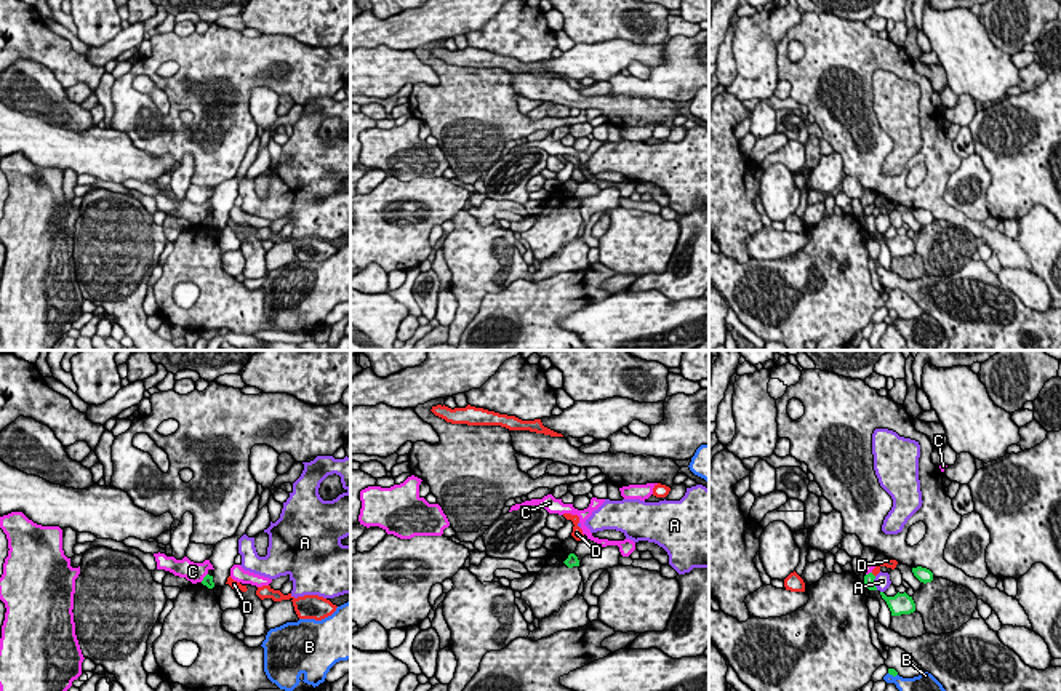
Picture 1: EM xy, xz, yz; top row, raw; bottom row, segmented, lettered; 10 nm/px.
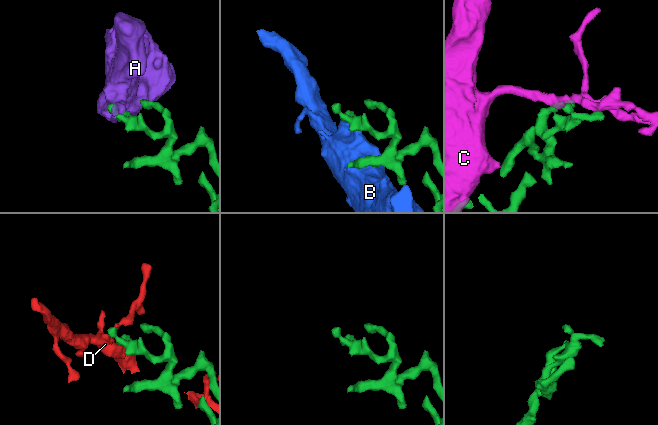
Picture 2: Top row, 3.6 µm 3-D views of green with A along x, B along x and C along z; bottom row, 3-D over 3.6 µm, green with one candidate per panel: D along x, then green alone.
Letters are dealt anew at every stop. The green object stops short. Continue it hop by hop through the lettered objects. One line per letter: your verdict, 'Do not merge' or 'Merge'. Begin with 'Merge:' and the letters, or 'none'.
Merge: none
A: Do not merge
B: Do not merge
C: Do not merge
D: Do not merge

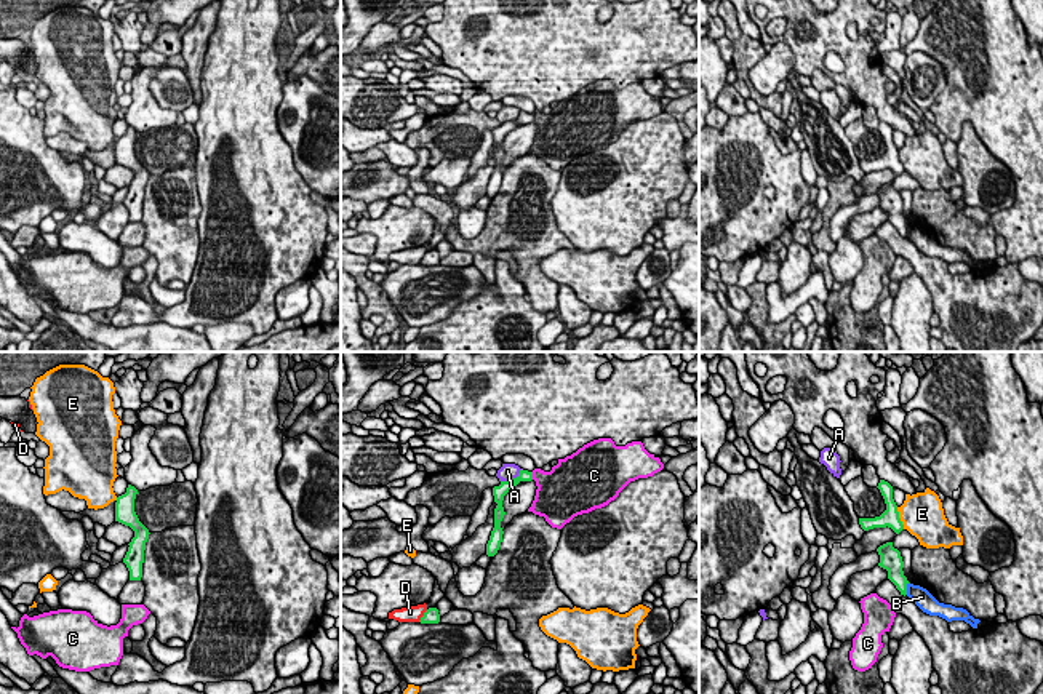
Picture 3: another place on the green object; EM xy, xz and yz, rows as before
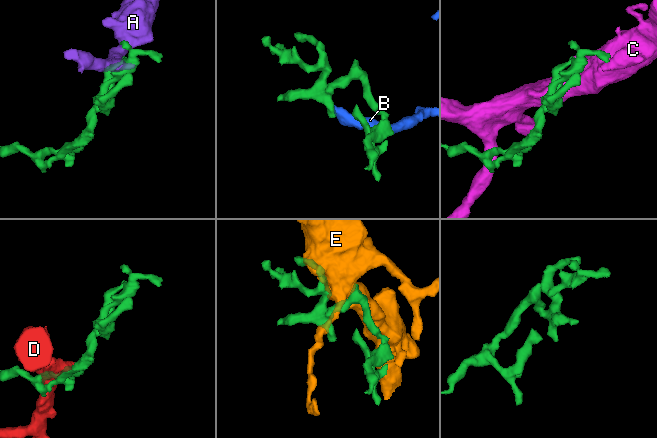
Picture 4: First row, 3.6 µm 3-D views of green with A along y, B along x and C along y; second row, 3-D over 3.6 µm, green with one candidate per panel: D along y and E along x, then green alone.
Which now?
Merge: none
A: Do not merge
B: Do not merge
C: Do not merge
D: Do not merge
E: Do not merge

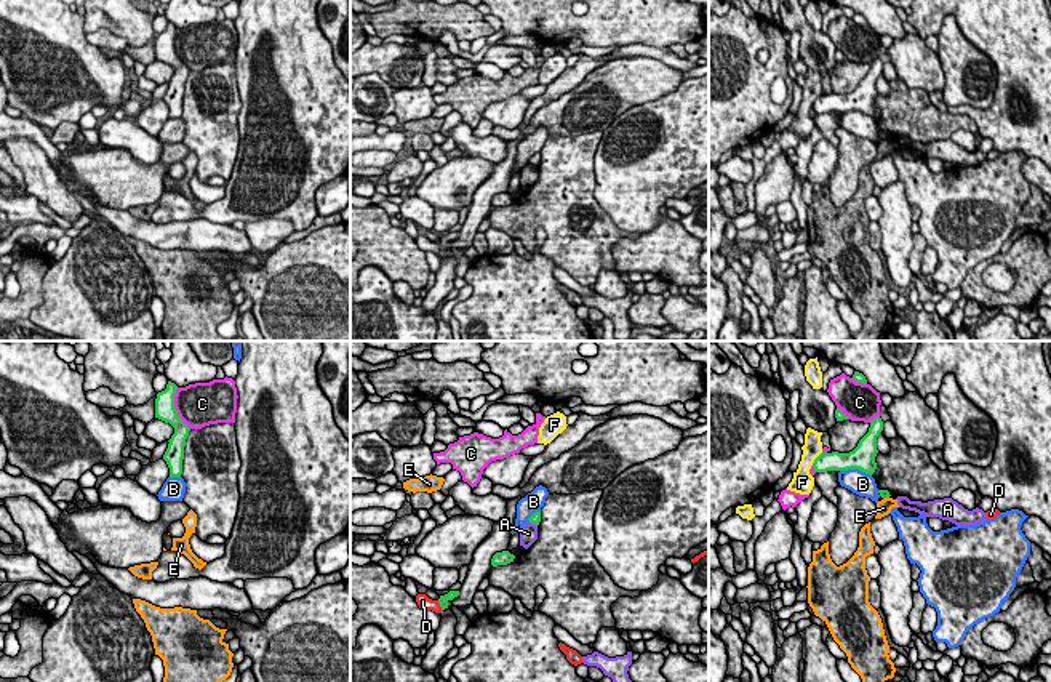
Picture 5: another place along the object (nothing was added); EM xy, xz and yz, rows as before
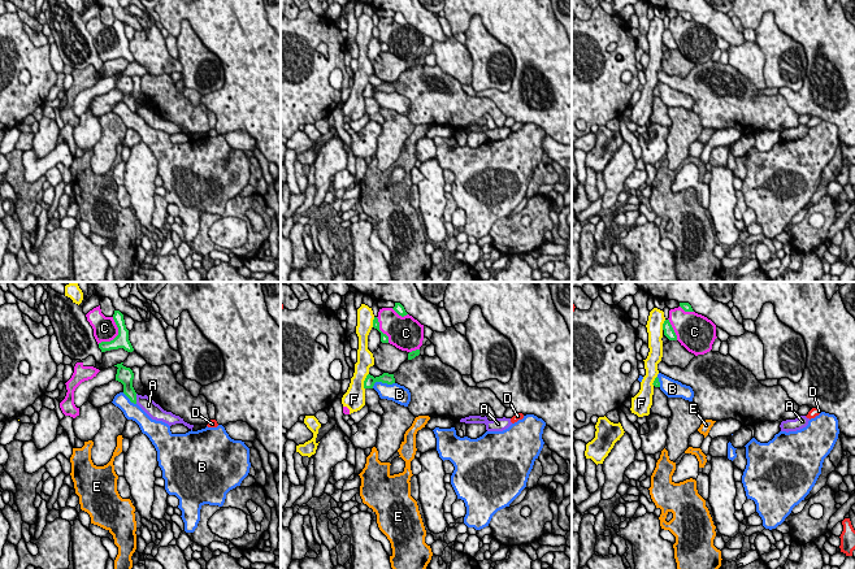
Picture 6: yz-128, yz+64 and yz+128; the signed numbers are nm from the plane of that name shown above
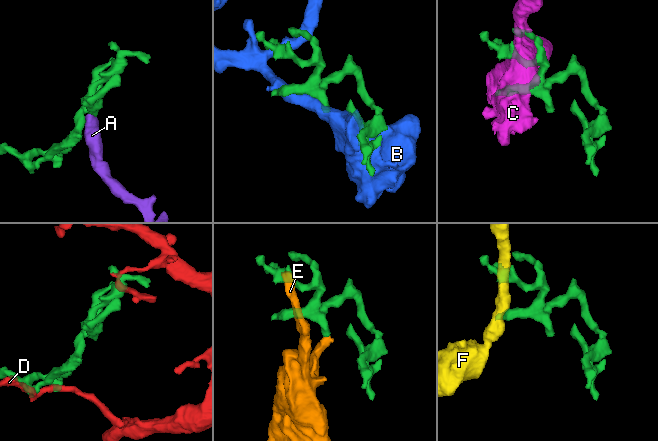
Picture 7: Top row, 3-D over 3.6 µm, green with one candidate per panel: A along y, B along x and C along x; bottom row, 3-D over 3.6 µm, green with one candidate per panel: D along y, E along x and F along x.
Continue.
Merge: none
A: Do not merge
B: Do not merge
C: Do not merge
D: Do not merge
E: Do not merge
F: Do not merge

